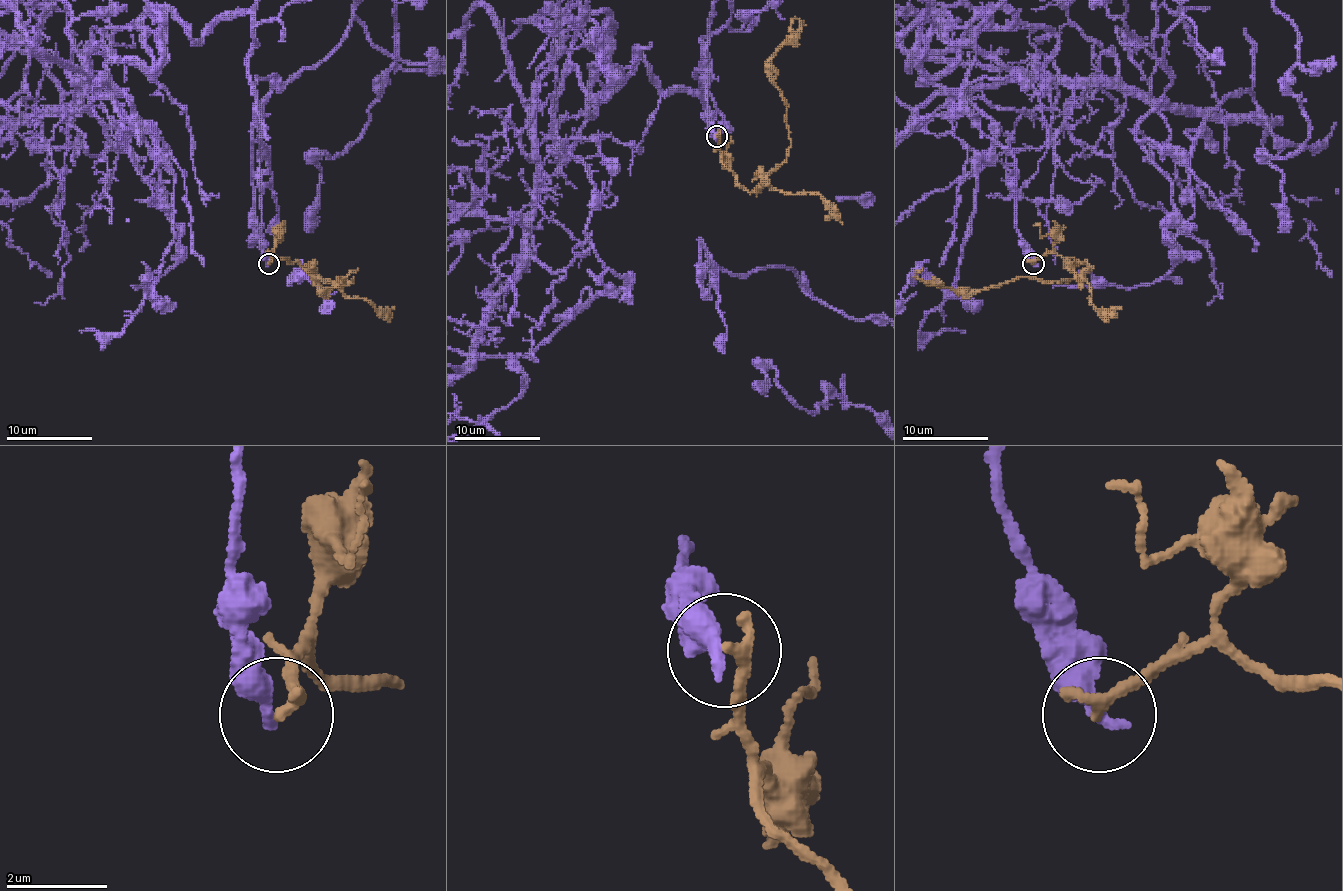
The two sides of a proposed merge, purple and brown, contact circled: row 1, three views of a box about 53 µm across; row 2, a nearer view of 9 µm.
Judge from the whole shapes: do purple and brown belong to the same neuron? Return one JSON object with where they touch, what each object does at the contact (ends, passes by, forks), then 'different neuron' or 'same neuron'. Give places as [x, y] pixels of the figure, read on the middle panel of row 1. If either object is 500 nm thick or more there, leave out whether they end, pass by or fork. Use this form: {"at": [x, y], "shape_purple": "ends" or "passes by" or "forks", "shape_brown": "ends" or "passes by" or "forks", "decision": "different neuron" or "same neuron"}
{"at": [716, 136], "shape_purple": "ends", "shape_brown": "ends", "decision": "different neuron"}

